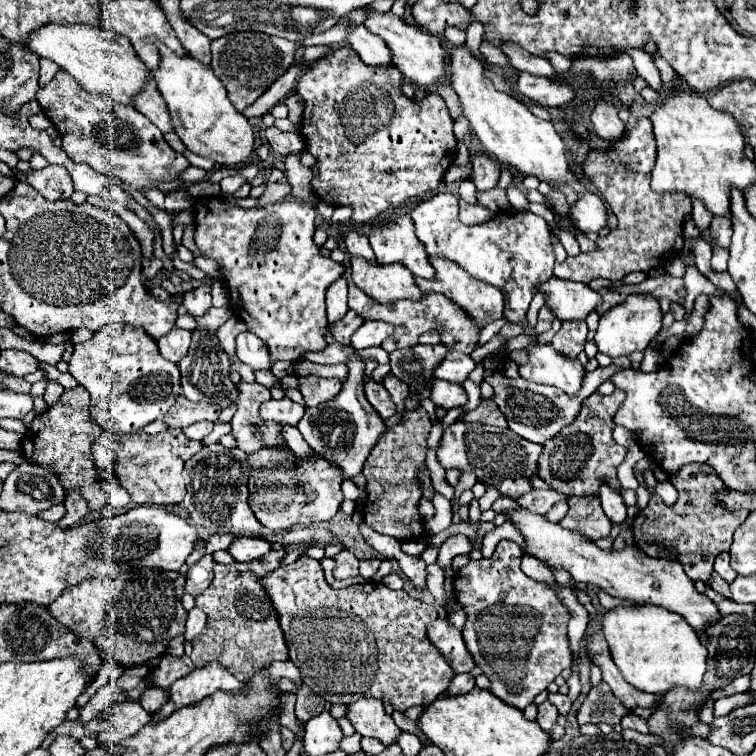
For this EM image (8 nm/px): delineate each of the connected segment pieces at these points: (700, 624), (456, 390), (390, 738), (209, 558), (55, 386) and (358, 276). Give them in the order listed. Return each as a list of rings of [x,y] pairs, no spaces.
[[[527,509],[509,511],[509,521],[513,521],[525,541],[527,541],[527,553],[541,559],[551,569],[567,569],[575,583],[591,583],[609,595],[617,599],[629,599],[637,605],[657,605],[667,611],[679,613],[687,619],[687,623],[697,631],[705,631],[705,625],[713,625],[719,619],[723,619],[723,613],[719,613],[719,607],[703,593],[699,593],[693,585],[693,581],[685,575],[683,565],[679,561],[669,559],[655,559],[649,555],[643,555],[637,547],[625,547],[623,551],[611,551],[611,549],[599,549],[593,541],[587,537],[567,531],[561,525],[549,523],[543,515],[535,515]]]
[[[437,381],[437,385],[435,385],[433,391],[431,391],[431,399],[433,399],[435,405],[441,405],[441,407],[445,407],[445,409],[451,409],[451,407],[465,405],[467,393],[463,391],[461,385]]]
[[[363,697],[347,705],[345,717],[351,721],[357,733],[361,733],[363,737],[375,737],[385,745],[395,743],[397,735],[401,733],[401,729],[393,723],[393,717],[385,715],[383,703],[377,699]]]
[[[205,555],[201,561],[197,561],[193,567],[189,567],[185,591],[191,593],[193,597],[203,593],[209,587],[211,579],[213,579],[213,567],[215,567],[213,555]]]
[[[49,381],[49,385],[47,385],[45,389],[45,403],[51,407],[51,405],[55,405],[61,397],[61,393],[63,393],[63,387],[57,383],[57,381]]]
[[[351,257],[351,277],[353,283],[377,303],[395,303],[399,299],[419,301],[419,297],[423,297],[411,271],[399,263],[373,265],[367,259]]]

